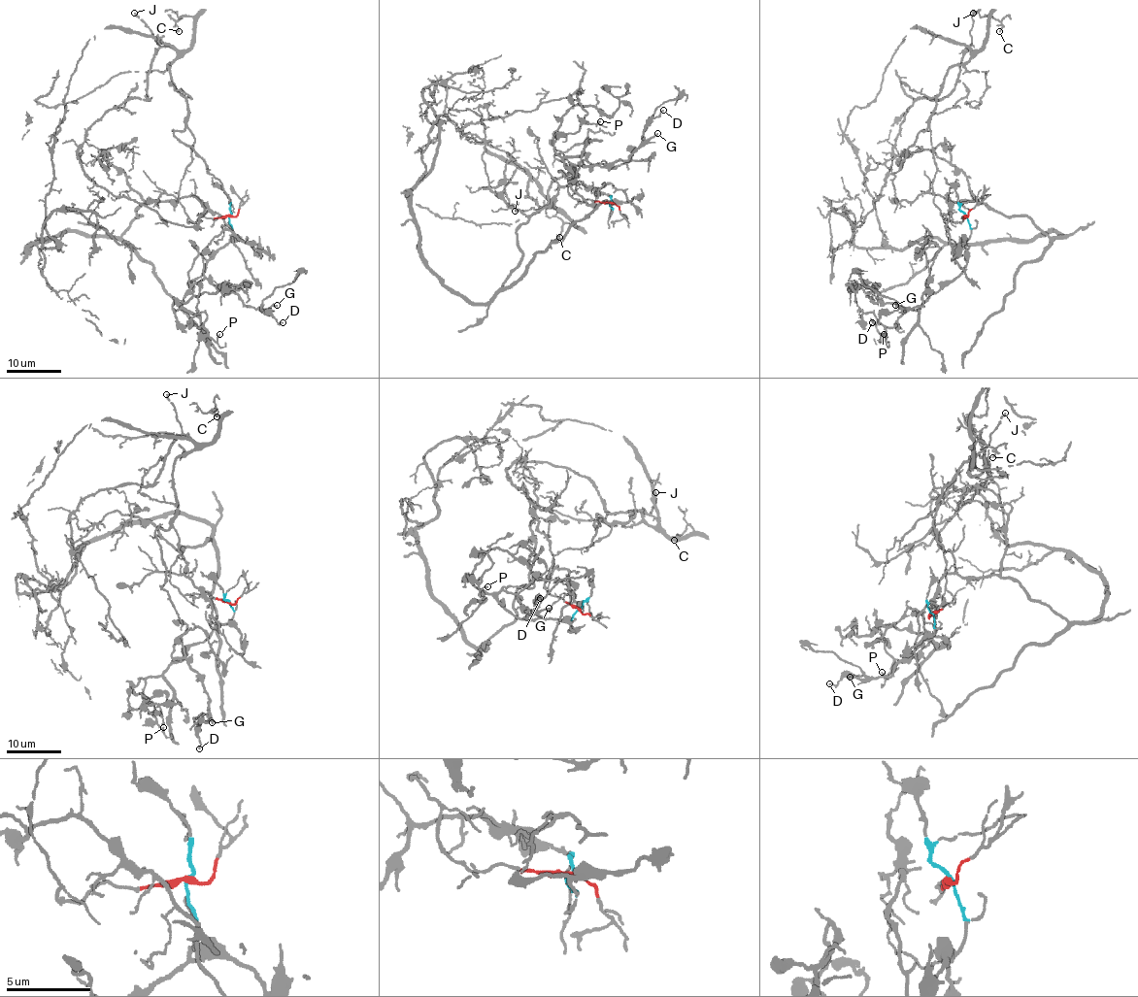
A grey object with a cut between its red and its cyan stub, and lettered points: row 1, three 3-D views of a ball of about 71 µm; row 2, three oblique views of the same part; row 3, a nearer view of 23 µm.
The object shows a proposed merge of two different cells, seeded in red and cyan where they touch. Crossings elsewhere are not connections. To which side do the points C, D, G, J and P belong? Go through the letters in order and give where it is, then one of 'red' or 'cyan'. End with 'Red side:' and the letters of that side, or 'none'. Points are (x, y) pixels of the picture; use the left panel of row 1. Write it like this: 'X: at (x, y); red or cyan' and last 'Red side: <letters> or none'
C: at (179, 31); red
D: at (283, 322); cyan
G: at (277, 305); cyan
J: at (134, 13); red
P: at (219, 334); cyan
Red side: C, J

